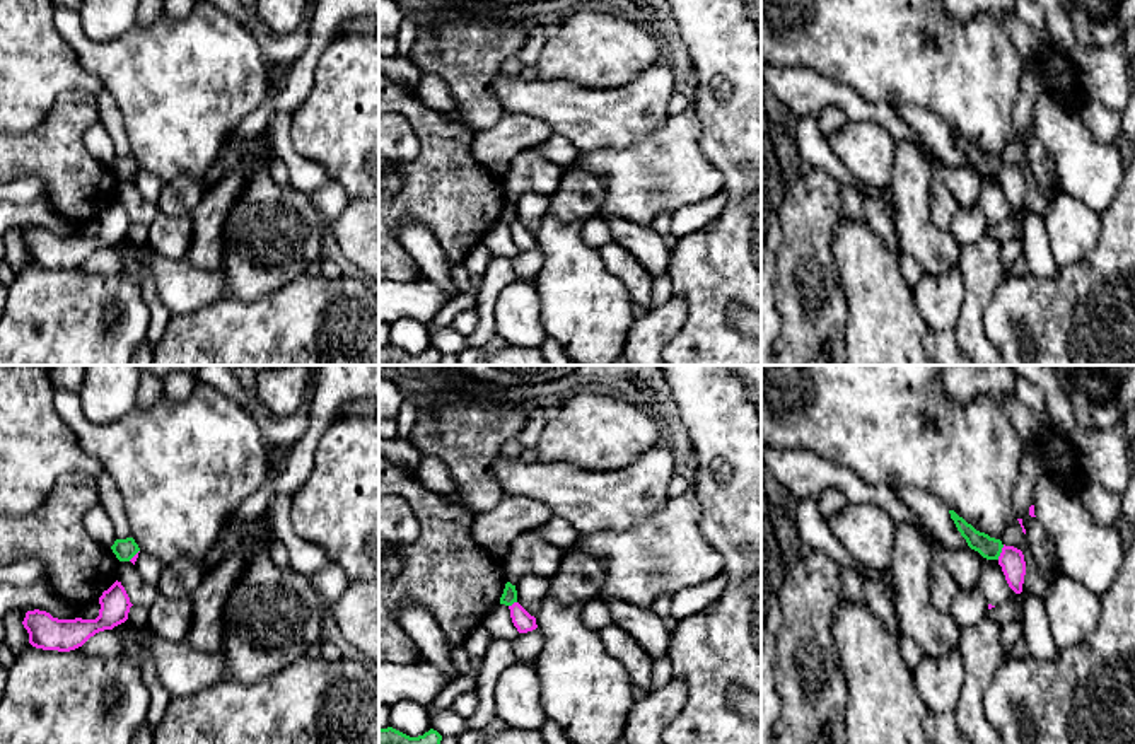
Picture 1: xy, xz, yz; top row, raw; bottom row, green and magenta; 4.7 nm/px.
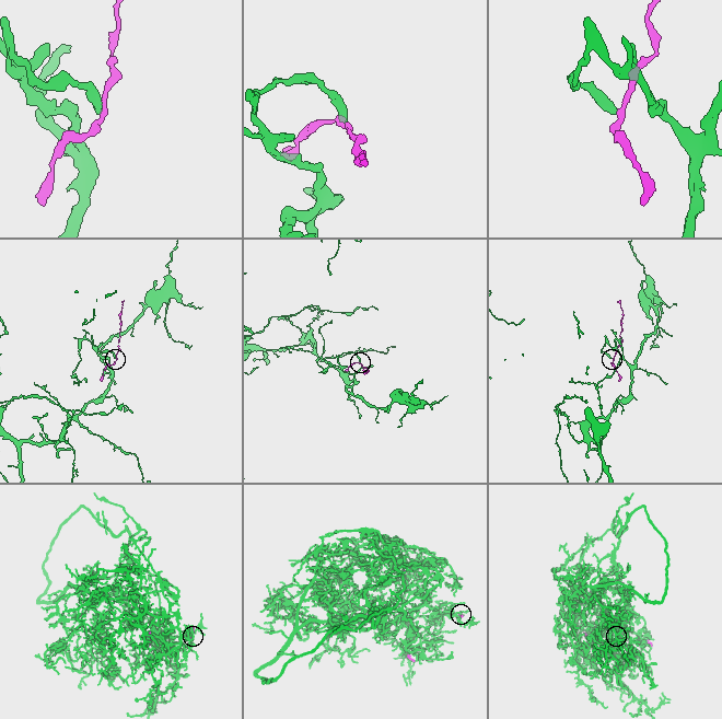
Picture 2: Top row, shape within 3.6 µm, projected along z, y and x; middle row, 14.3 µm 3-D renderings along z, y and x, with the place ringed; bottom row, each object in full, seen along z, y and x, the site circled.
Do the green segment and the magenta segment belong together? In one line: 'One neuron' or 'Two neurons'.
Two neurons

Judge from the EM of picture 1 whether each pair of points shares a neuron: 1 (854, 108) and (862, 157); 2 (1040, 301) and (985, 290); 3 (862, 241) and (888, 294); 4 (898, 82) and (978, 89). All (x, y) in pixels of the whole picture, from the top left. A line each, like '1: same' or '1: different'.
1: different
2: different
3: same
4: same

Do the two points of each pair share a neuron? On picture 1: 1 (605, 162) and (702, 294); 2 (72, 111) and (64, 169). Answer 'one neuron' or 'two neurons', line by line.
1: two neurons
2: one neuron

